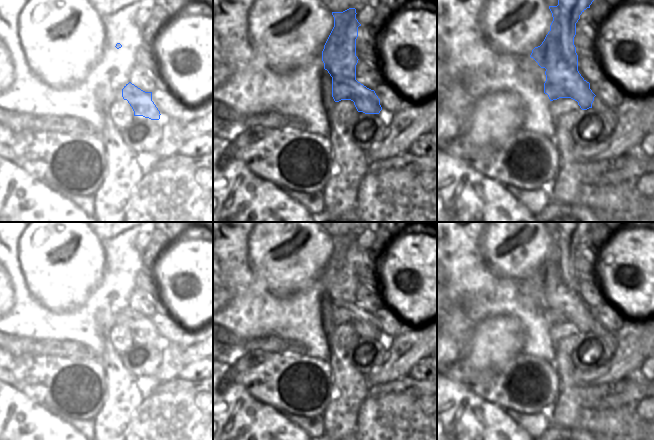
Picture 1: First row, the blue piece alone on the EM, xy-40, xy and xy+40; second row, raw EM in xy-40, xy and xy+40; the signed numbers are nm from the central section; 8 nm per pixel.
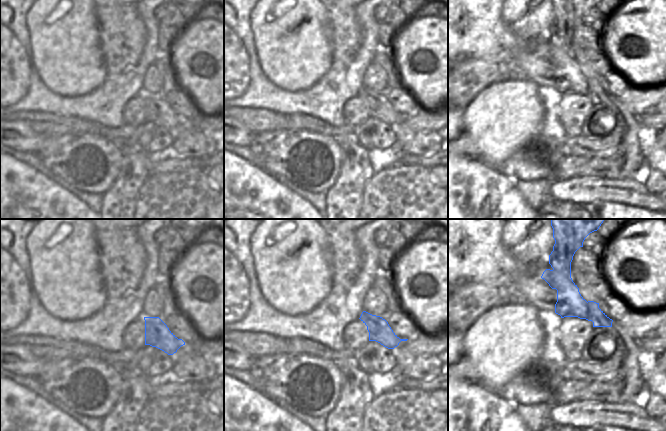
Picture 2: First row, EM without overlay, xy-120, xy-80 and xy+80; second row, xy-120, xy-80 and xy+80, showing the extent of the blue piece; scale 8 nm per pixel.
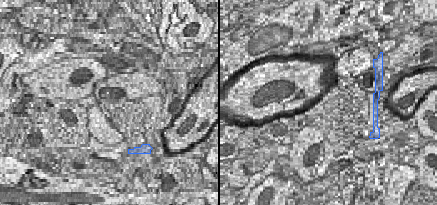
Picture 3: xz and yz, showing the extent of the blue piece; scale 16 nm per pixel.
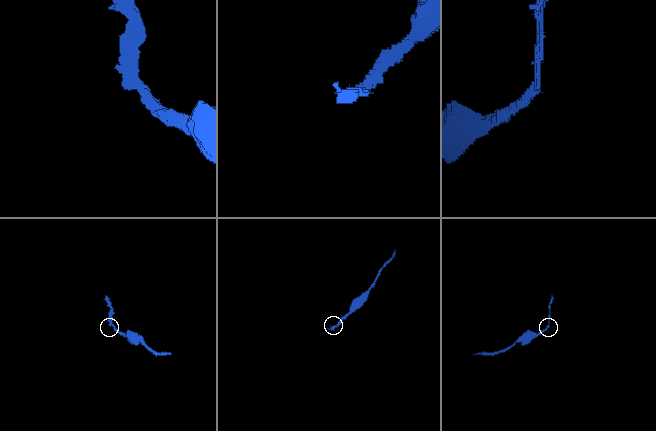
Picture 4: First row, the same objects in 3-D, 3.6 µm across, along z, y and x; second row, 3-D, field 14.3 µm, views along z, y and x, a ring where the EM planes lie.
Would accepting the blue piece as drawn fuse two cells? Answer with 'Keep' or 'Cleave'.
Cleave

